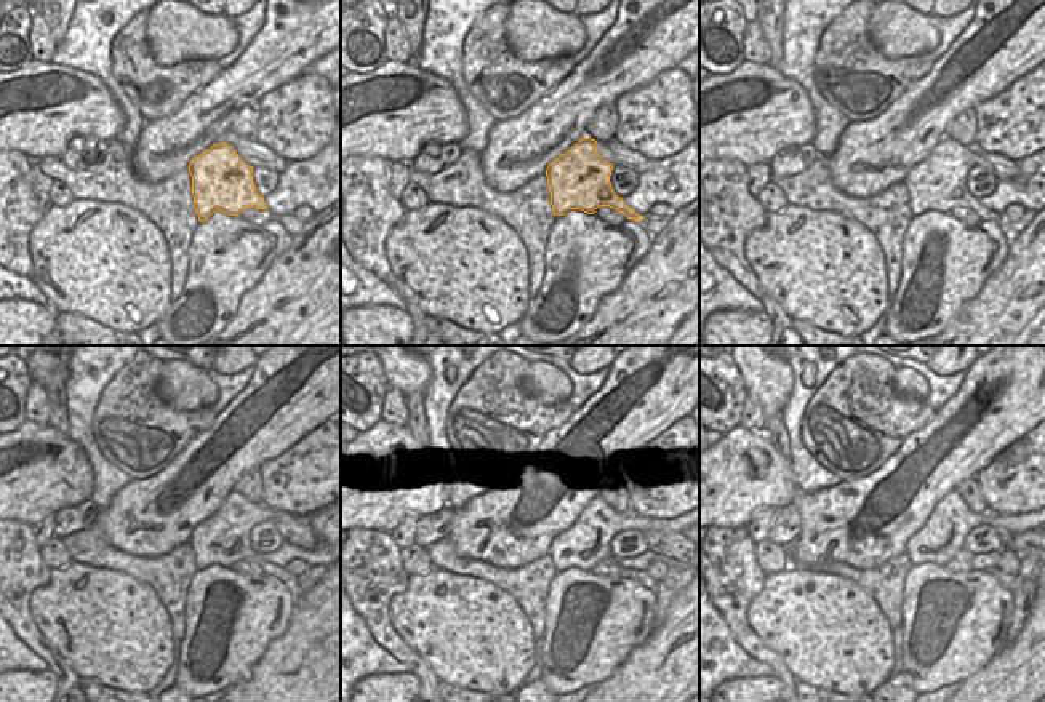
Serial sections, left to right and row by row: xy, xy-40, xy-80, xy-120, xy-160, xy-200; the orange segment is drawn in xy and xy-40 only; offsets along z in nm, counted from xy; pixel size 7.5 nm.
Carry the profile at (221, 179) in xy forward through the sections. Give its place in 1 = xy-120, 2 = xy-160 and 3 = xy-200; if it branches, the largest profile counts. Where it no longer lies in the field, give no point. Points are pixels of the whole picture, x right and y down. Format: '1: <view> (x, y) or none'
1: xy-120 (223, 539)
2: xy-160 (586, 542)
3: xy-200 (943, 534)

